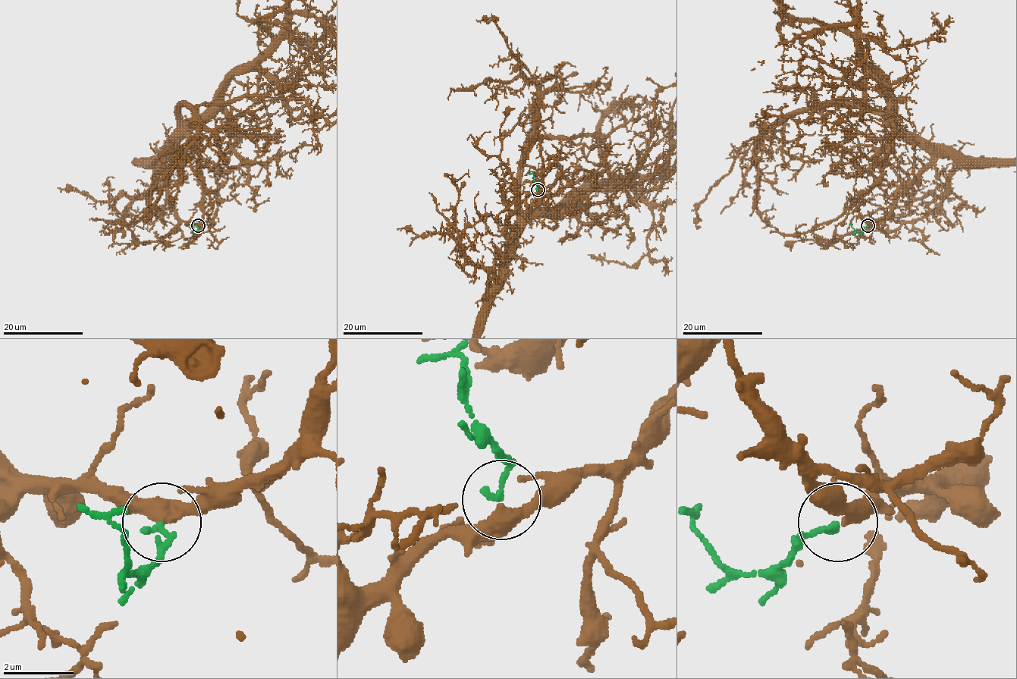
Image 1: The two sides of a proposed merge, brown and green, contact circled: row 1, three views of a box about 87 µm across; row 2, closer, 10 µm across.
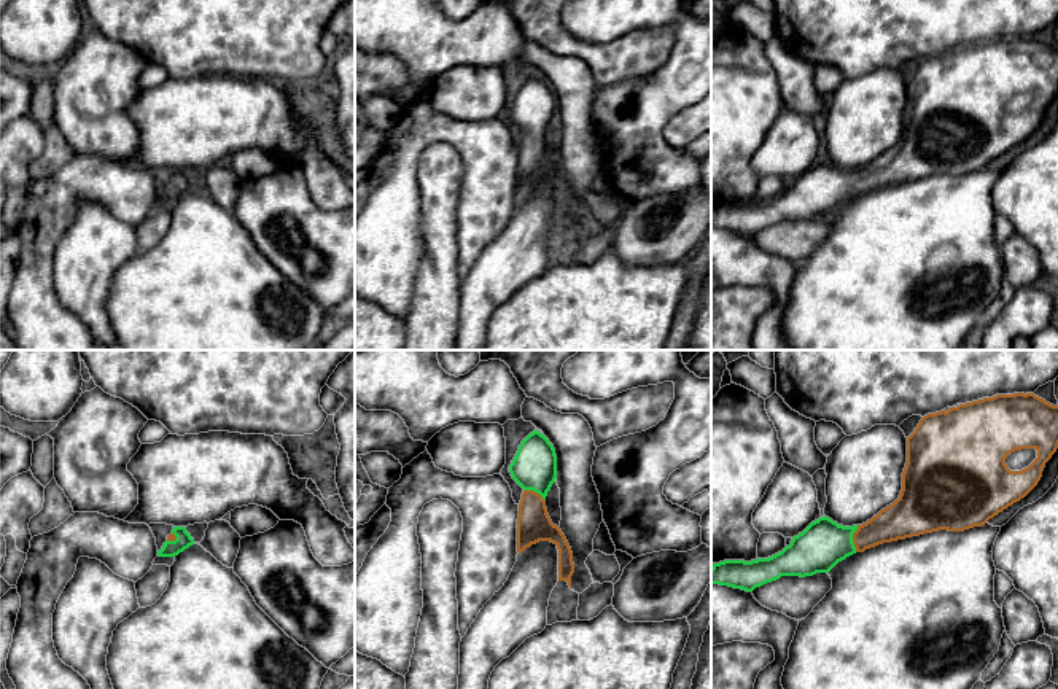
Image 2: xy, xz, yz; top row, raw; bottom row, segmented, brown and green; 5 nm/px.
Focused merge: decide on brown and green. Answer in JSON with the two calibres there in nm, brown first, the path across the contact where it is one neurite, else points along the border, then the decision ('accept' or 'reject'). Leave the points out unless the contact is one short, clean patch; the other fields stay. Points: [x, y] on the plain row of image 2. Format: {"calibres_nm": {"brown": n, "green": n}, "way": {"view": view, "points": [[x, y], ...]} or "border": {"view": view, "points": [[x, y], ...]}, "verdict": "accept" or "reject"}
{"calibres_nm": {"brown": 190, "green": 240}, "way": {"view": "yz", "points": [[899, 164], [869, 179], [853, 182], [824, 186]]}, "verdict": "accept"}

